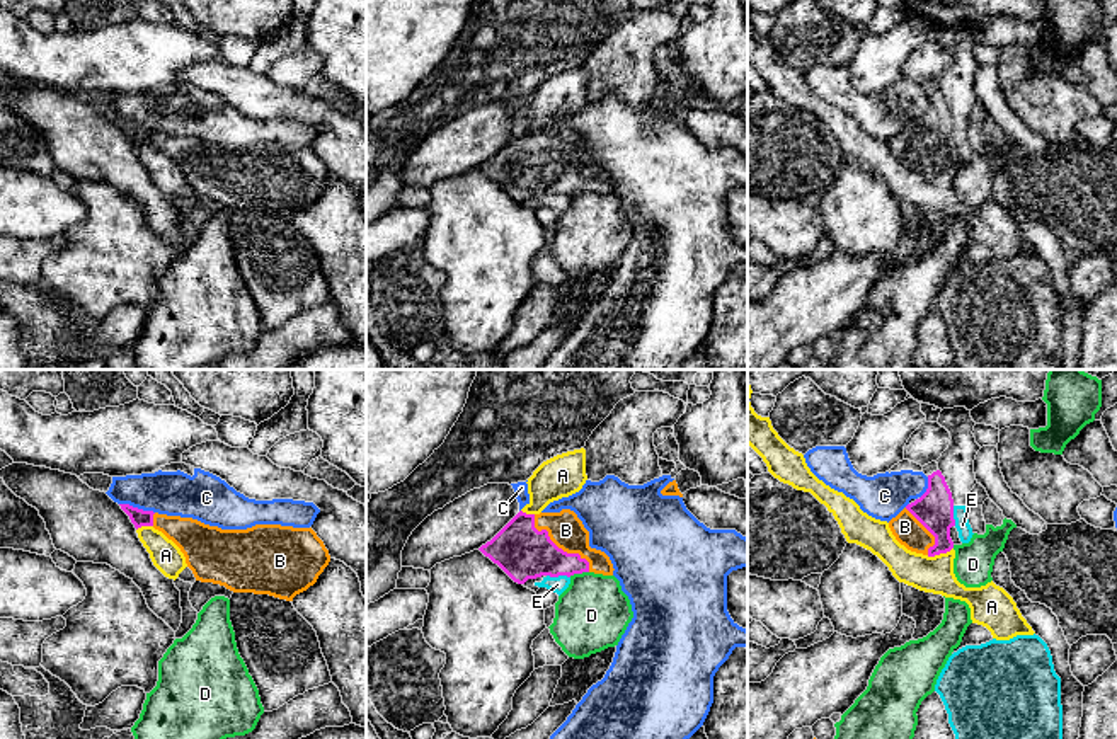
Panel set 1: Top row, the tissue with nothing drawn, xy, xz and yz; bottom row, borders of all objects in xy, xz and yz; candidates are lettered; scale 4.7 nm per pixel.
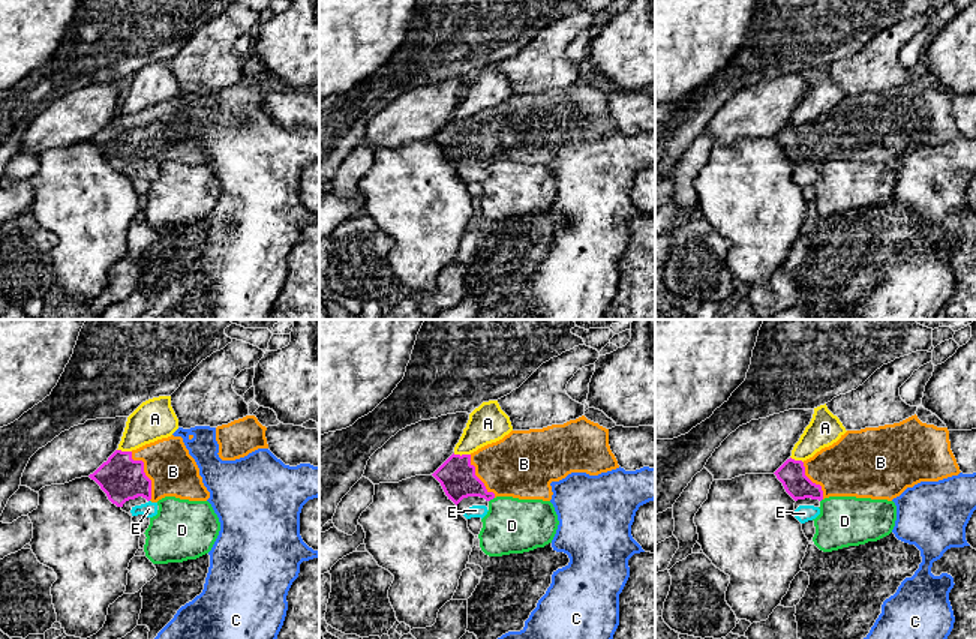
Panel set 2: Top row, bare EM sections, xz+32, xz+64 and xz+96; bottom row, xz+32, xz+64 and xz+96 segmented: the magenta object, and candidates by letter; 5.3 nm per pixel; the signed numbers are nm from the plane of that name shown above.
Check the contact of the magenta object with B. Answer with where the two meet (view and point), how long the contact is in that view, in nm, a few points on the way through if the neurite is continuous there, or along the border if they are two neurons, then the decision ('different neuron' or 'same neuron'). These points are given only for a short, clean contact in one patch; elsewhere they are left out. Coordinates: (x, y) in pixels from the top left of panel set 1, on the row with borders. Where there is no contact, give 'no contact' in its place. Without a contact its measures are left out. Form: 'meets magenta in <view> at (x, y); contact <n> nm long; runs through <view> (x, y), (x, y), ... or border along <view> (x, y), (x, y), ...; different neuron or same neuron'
meets magenta in xz at (557, 547); contact 380 nm long; runs through xz (523, 552), (528, 547), (557, 547), (566, 530); same neuron

